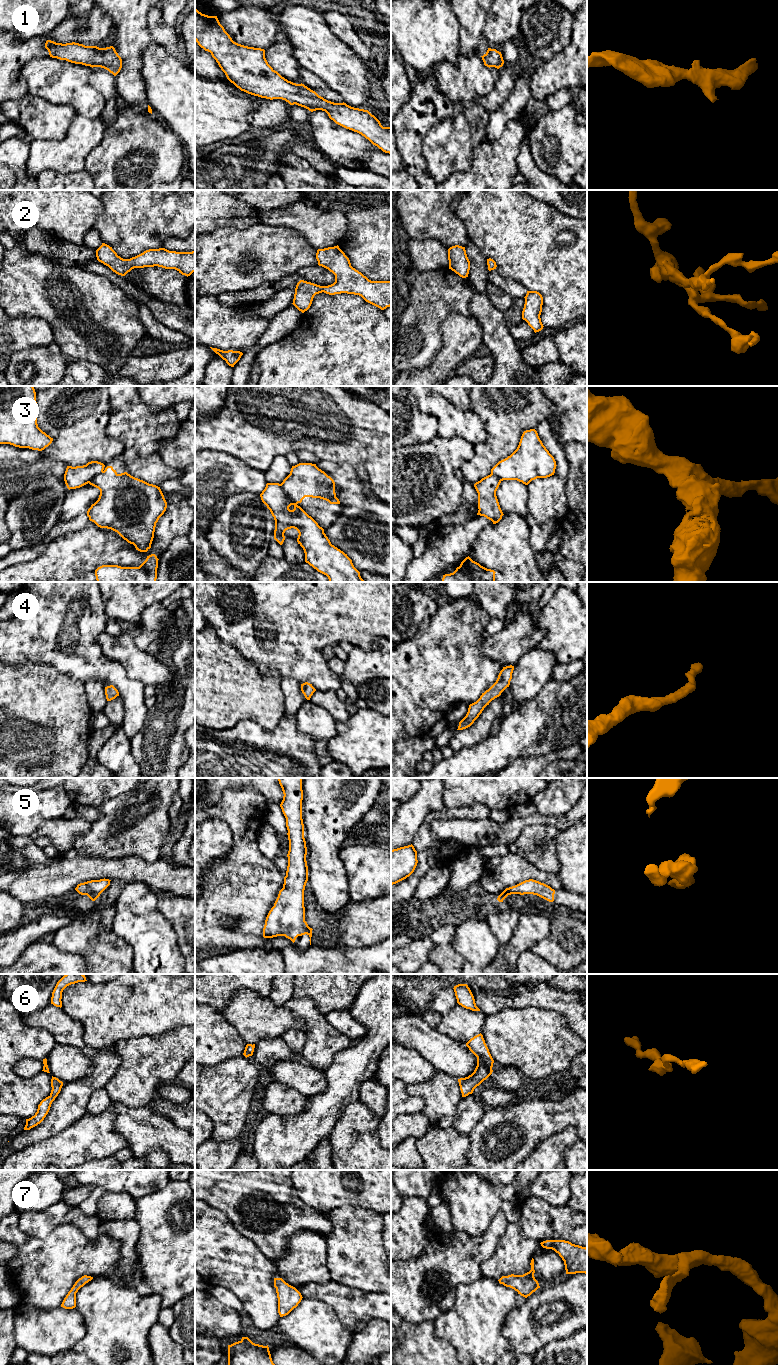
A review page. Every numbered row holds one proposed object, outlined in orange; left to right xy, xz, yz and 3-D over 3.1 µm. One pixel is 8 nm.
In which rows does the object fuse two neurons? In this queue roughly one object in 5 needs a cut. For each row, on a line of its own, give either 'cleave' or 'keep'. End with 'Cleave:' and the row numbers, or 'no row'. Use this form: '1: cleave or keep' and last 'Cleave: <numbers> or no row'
1: keep
2: keep
3: cleave
4: keep
5: keep
6: keep
7: keep
Cleave: 3

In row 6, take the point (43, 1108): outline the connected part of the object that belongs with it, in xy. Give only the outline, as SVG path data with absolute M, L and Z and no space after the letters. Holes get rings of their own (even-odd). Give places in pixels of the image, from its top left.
M52 1076L51 1079L52 1090L50 1095L40 1102L35 1115L29 1119L26 1119L26 1125L24 1127L24 1130L30 1130L31 1128L37 1126L44 1120L44 1118L46 1117L50 1110L52 1102L60 1093L62 1086L63 1082L60 1081L58 1078Z

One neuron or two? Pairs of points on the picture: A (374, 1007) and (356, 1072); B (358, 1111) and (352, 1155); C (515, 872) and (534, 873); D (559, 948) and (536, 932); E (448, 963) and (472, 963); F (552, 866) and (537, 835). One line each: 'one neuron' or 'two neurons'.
A: one neuron
B: one neuron
C: one neuron
D: two neurons
E: two neurons
F: one neuron

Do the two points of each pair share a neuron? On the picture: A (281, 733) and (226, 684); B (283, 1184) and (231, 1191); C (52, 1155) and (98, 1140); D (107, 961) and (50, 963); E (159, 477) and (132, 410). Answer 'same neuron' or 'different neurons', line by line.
A: different neurons
B: same neuron
C: same neuron
D: different neurons
E: same neuron

